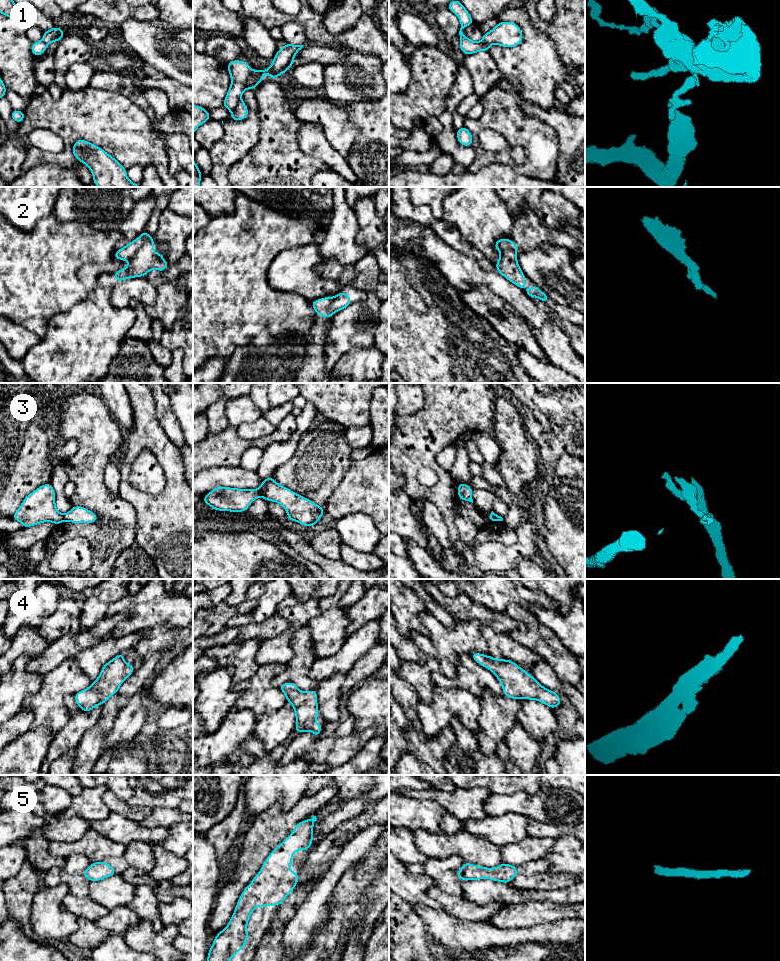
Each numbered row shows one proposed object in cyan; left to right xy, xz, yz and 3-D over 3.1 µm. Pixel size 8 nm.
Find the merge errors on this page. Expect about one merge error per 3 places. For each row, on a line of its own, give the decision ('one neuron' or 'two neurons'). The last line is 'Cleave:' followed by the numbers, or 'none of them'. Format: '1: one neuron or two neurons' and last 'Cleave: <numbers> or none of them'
1: two neurons
2: two neurons
3: two neurons
4: one neuron
5: one neuron
Cleave: 1, 2, 3

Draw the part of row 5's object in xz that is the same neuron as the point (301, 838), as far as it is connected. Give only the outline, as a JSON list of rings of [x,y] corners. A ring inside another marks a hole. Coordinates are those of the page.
[[[316,816],[298,823],[291,835],[274,848],[261,870],[243,890],[228,925],[209,949],[207,961],[230,961],[247,944],[247,924],[256,907],[281,905],[295,889],[299,874],[290,871],[293,853],[311,848]]]

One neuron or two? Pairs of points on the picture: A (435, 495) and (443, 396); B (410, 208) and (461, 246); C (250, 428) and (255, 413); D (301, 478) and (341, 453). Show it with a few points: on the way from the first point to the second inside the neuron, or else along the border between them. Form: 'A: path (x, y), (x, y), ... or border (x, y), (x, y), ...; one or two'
A: path (438, 470), (431, 463), (431, 447), (441, 421); one
B: path (423, 216), (448, 233); one
C: border (261, 416), (254, 421), (243, 422), (236, 427); two
D: path (311, 472), (331, 453); one

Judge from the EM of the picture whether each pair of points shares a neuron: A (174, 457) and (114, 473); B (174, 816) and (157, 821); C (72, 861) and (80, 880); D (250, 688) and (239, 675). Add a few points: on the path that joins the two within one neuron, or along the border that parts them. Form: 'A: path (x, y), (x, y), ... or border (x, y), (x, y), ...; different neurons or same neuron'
A: border (118, 466), (120, 473), (119, 494); different neurons
B: path (170, 816), (161, 817); same neuron
C: path (73, 866), (73, 873), (75, 875); same neuron
D: border (260, 666), (252, 675), (234, 684); different neurons

